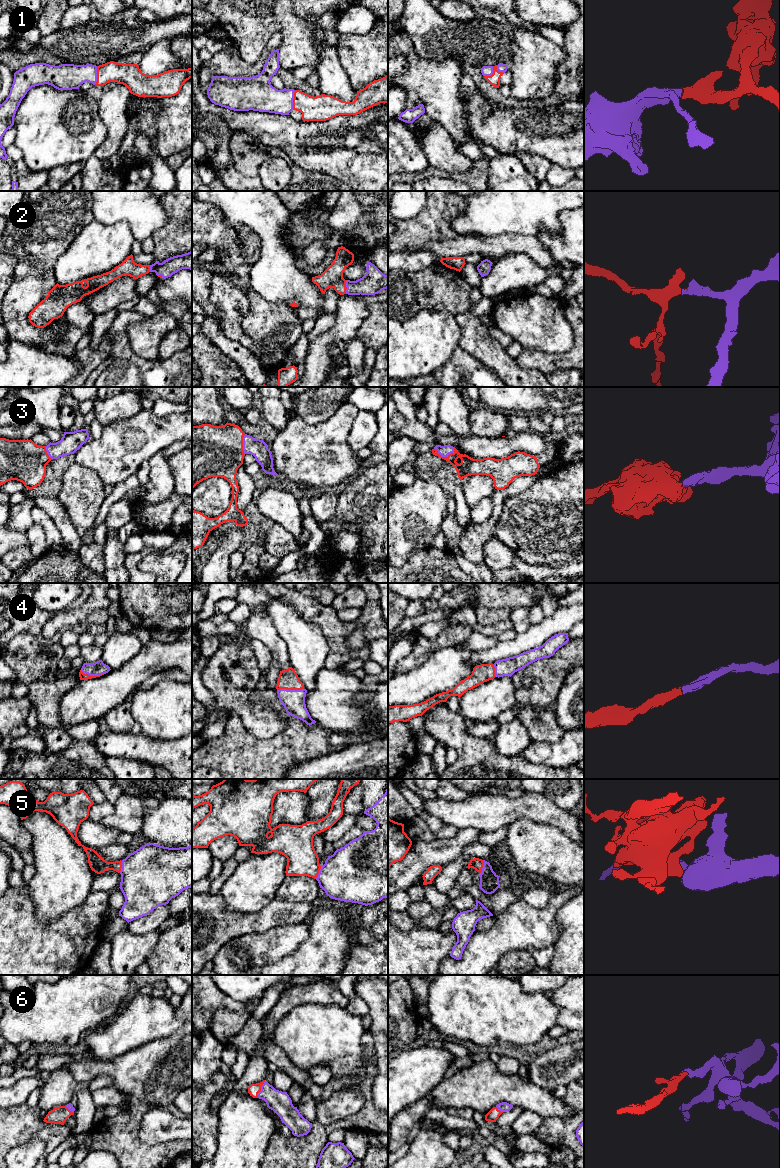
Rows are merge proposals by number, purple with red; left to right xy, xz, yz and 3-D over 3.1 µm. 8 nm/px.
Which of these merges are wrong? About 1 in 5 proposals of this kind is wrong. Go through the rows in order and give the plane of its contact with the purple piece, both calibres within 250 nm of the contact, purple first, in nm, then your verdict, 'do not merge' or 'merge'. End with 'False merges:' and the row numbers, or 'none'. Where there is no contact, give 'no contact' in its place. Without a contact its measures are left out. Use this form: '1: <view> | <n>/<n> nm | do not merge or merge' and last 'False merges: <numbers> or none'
1: xz | 240/200 nm | merge
2: xz | 190/170 nm | merge
3: yz | 90/140 nm | merge
4: xz | 180/160 nm | merge
5: yz | 160/90 nm | merge
6: xz | 170/90 nm | merge
False merges: none

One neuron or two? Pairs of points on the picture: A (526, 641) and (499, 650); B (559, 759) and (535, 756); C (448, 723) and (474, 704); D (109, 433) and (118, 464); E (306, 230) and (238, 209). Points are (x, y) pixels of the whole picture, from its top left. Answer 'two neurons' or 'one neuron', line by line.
A: one neuron
B: one neuron
C: two neurons
D: one neuron
E: two neurons

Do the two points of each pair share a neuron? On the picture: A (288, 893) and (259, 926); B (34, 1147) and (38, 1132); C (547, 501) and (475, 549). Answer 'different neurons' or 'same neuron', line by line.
A: different neurons
B: different neurons
C: different neurons

